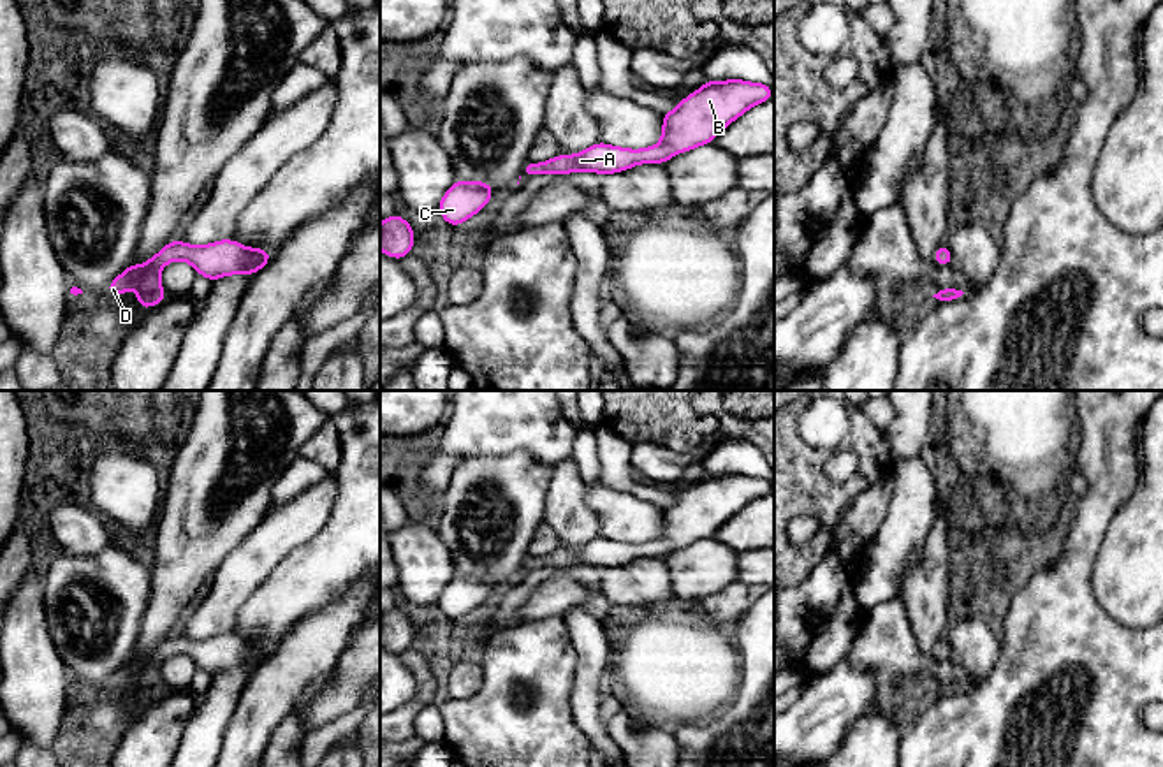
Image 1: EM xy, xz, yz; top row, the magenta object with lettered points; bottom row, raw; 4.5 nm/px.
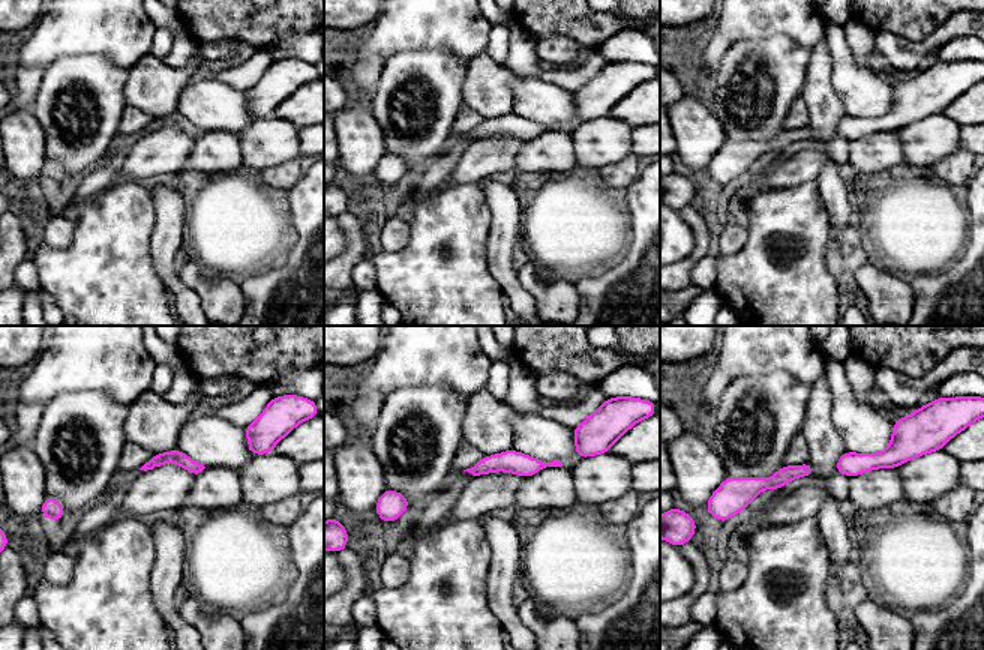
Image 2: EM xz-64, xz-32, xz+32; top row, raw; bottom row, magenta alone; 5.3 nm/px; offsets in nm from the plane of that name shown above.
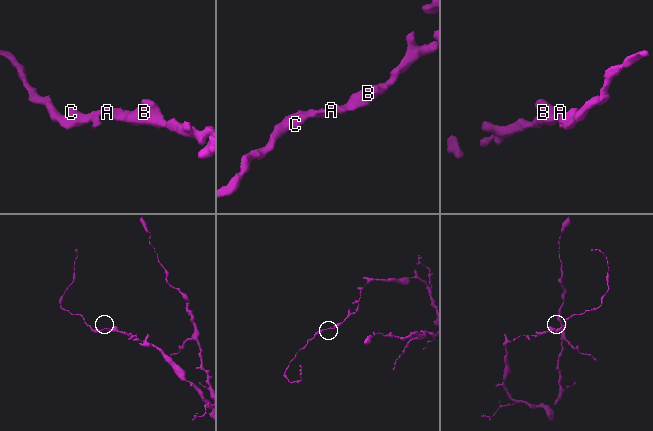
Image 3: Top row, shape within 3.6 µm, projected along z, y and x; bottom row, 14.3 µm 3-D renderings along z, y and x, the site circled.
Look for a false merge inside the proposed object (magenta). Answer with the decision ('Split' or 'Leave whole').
Leave whole

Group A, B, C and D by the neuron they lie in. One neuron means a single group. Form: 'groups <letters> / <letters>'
groups A B C D

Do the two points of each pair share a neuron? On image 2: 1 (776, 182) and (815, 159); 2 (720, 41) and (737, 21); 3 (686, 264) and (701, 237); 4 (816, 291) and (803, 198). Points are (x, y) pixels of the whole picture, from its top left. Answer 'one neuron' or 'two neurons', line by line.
1: one neuron
2: two neurons
3: one neuron
4: one neuron

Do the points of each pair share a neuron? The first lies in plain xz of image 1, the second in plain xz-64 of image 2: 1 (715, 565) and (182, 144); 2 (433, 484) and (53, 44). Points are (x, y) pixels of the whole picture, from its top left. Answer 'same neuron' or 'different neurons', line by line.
1: different neurons
2: different neurons

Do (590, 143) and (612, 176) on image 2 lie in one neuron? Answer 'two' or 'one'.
two

